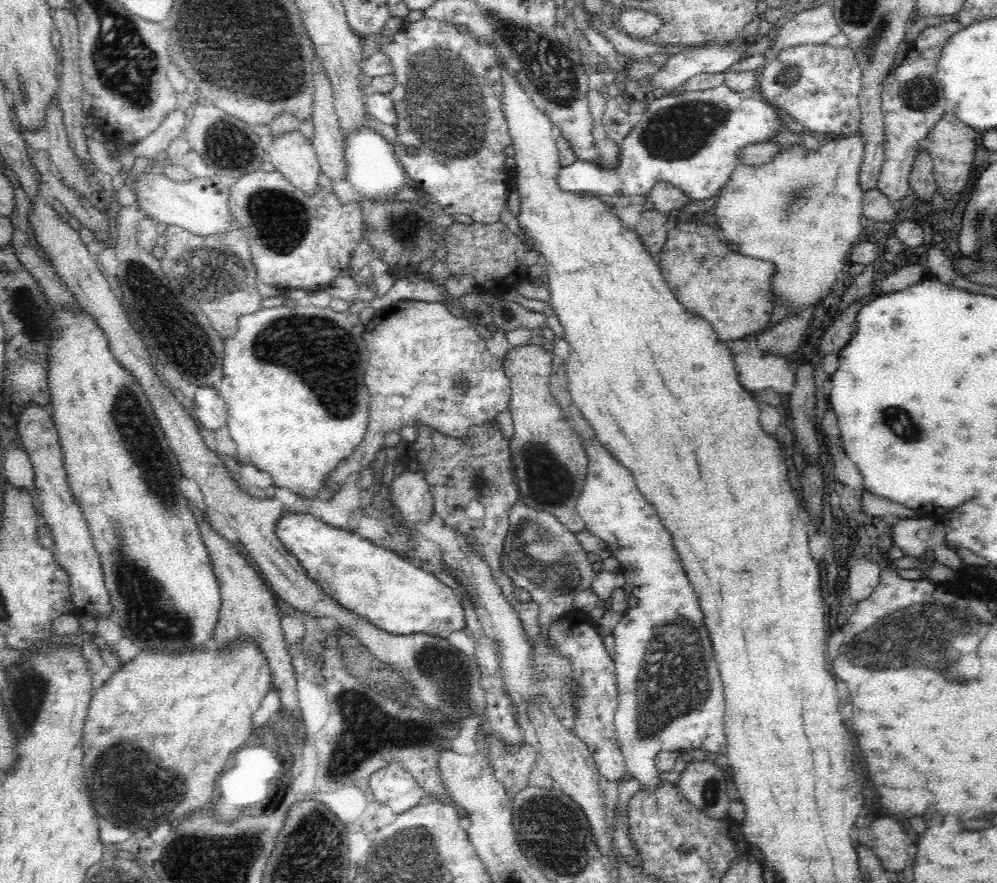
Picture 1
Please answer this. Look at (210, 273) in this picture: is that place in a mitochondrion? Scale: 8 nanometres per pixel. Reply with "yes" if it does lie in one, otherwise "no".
yes

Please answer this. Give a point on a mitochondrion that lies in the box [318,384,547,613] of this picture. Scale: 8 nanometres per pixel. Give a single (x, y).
(479, 476)

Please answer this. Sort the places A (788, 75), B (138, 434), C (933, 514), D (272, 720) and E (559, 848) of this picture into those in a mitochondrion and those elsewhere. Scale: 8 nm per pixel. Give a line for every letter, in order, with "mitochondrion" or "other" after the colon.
A: mitochondrion
B: mitochondrion
C: other
D: other
E: mitochondrion

